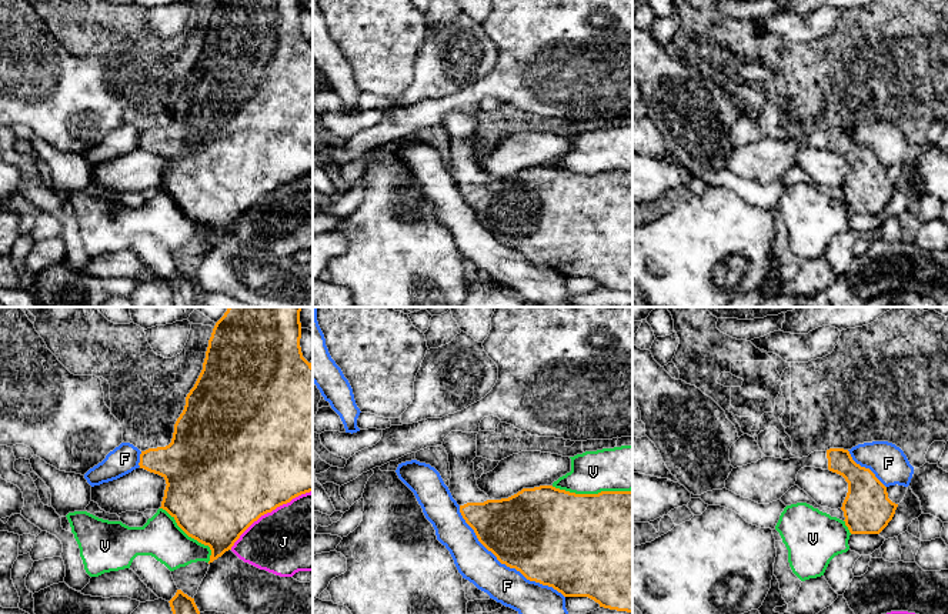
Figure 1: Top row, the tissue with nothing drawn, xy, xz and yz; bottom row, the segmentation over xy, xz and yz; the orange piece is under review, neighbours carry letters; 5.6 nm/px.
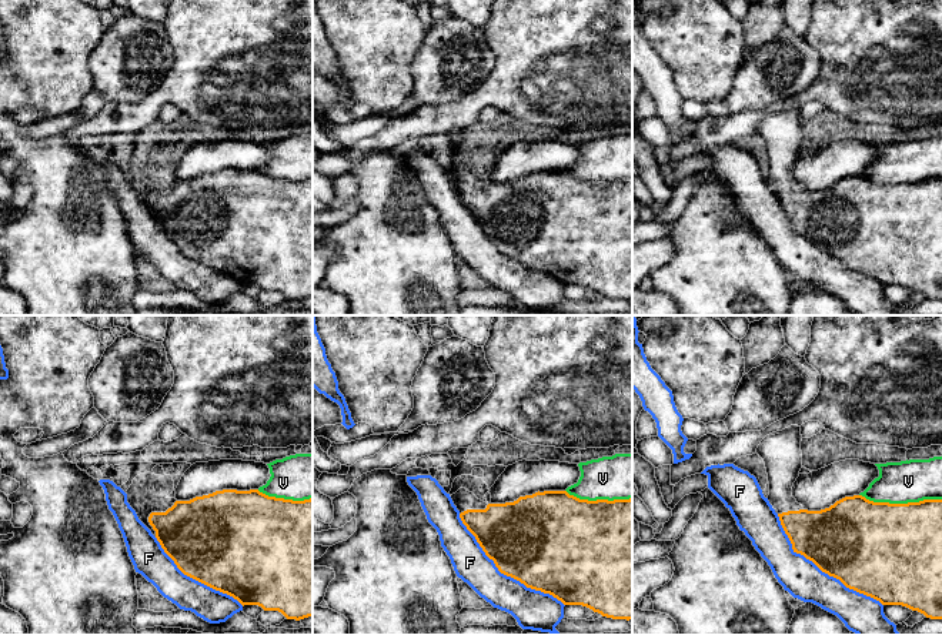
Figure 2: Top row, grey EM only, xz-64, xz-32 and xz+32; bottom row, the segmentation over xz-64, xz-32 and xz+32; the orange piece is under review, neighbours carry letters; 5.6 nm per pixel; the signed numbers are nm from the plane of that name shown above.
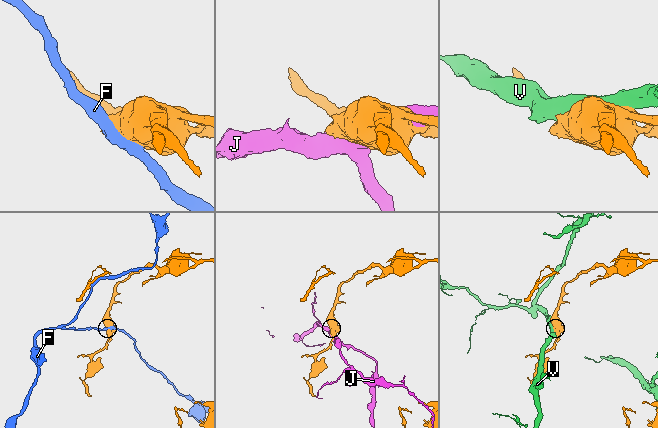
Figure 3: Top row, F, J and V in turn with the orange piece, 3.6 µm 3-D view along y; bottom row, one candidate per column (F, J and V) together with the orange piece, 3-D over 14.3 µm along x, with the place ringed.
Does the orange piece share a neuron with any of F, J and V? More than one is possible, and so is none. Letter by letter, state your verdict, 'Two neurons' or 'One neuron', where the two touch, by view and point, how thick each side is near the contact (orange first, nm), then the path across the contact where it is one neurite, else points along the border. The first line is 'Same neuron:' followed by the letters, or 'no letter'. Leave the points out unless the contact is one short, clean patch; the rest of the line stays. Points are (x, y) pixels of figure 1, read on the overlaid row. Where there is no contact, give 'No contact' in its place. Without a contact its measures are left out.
Same neuron: no letter
F: Two neurons. Touches orange at xz (504, 563). Thickness 480 nm (orange) against 200 nm
J: Two neurons. Touches orange at xy (269, 511). Thickness 500 nm (orange) against 420 nm
V: Two neurons. Touches orange at xz (591, 494). Thickness 500 nm (orange) against 260 nm

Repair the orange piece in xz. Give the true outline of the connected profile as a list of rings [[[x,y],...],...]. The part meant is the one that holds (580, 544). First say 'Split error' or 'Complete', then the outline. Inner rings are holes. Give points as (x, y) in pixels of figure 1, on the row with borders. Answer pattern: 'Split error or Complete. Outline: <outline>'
Split error. Outline: [[[451,431],[443,441],[450,463],[453,498],[478,541],[501,564],[520,571],[527,580],[553,587],[564,597],[588,597],[600,607],[632,613],[632,490],[575,494],[553,485],[523,488],[517,494],[490,500],[477,485],[473,460],[477,457],[477,434]]]

